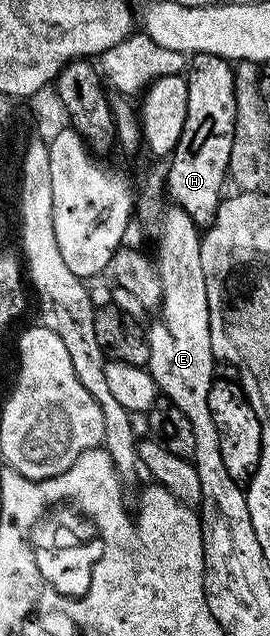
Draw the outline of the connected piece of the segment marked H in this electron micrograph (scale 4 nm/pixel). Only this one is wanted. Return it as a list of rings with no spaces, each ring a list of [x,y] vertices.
[[[196,53],[190,58],[185,69],[185,80],[189,91],[189,107],[185,115],[185,127],[181,131],[181,139],[177,139],[174,153],[170,154],[171,166],[165,176],[165,193],[174,204],[189,215],[195,226],[210,227],[215,221],[215,213],[219,203],[225,196],[223,180],[228,180],[230,167],[230,151],[233,148],[234,119],[237,114],[234,98],[234,68],[232,62],[224,57],[214,57],[208,53]]]

